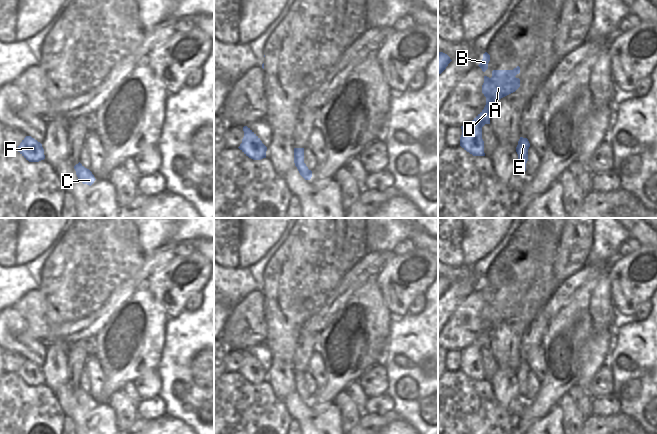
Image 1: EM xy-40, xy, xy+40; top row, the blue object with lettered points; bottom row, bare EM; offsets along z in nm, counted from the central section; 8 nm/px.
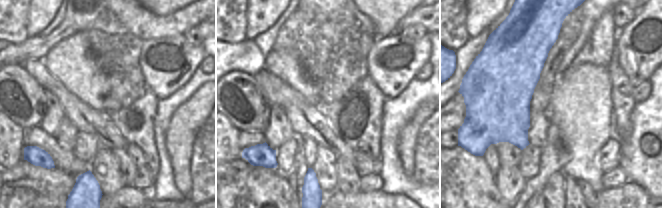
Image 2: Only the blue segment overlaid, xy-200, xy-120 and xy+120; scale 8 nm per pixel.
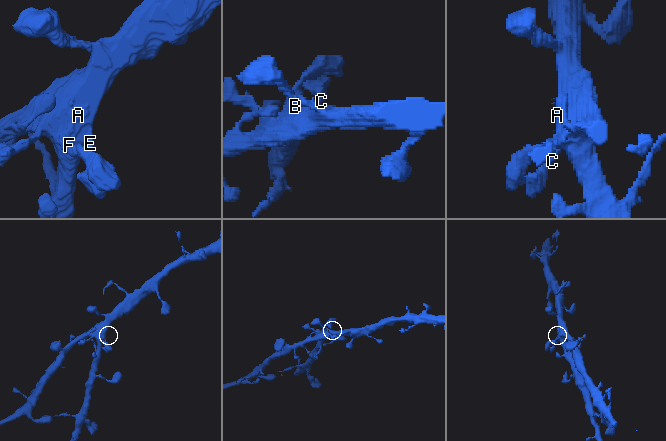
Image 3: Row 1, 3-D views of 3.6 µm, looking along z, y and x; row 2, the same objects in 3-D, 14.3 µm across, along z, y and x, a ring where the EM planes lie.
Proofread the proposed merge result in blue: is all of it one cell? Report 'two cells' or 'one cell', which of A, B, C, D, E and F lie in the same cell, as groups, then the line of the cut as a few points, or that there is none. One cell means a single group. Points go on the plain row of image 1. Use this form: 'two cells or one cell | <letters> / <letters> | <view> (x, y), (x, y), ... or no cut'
one cell | A B C D E F | no cut

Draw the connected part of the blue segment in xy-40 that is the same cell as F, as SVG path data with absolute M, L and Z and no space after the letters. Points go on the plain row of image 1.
M26 360L16 374L29 386L39 386L45 383L42 368L31 360Z

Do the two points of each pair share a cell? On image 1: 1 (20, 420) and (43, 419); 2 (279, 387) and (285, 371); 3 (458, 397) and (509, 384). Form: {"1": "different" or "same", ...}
{"1": "same", "2": "same", "3": "different"}

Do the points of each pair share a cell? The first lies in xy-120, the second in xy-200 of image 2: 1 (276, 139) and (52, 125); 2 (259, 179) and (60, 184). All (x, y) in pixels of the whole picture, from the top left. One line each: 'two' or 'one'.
1: one
2: two

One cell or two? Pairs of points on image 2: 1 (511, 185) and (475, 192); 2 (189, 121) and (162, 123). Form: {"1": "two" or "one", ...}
{"1": "two", "2": "two"}

